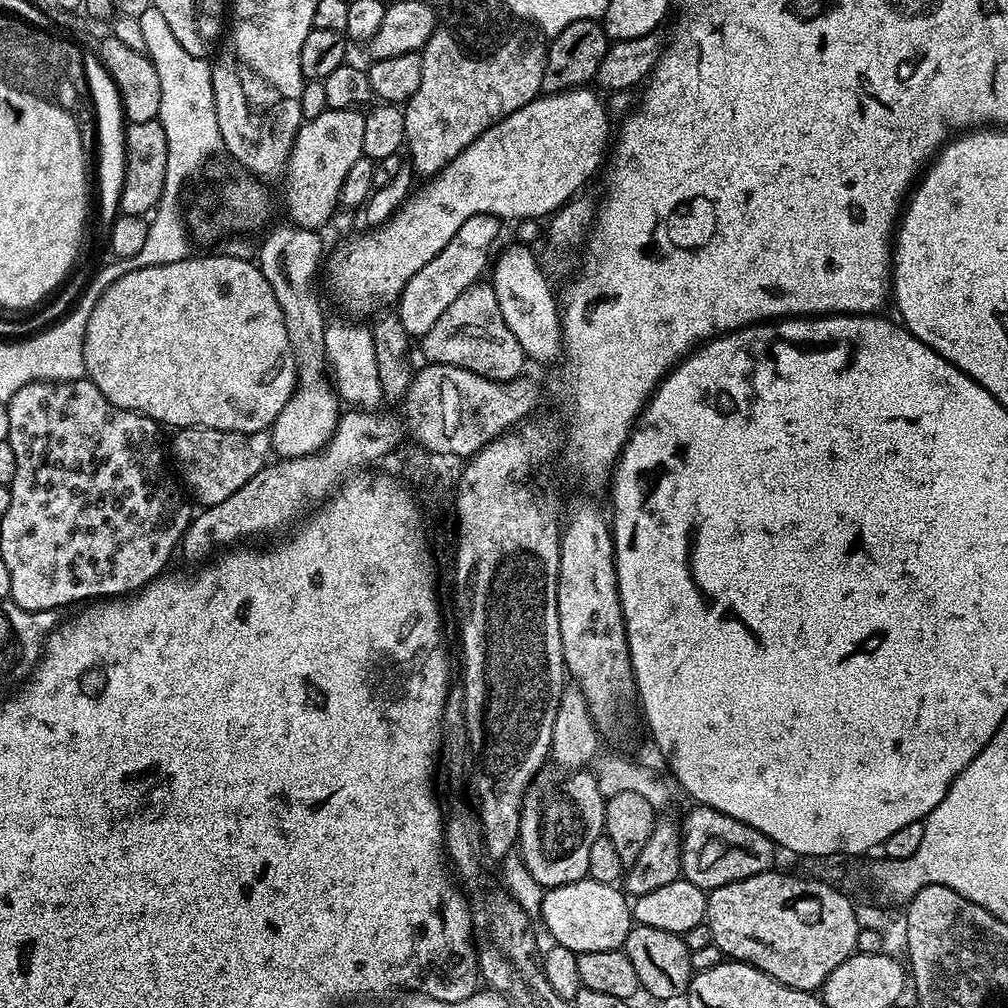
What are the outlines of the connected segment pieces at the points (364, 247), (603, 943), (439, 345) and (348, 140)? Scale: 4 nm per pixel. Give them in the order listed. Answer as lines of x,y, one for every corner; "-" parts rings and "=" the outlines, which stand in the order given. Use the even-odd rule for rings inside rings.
581,86
579,88
567,88
565,92
549,92
541,94
535,100
531,100
526,106
522,106
518,110
514,110
514,114
510,114
506,118
502,118
494,126
490,126
490,130
486,130
474,142
470,142
470,146
466,146
466,150
462,150
462,154
458,154
458,158
454,158
448,165
446,165
441,172
437,172
435,176
431,177
427,182
415,189
399,209
384,224
379,227
371,229
372,236
352,236
332,257
329,255
328,260
328,284
330,287
340,291
340,300
344,303
344,308
349,312
349,317
356,318
360,316
371,317
373,314
379,313
381,310
387,309
389,306
395,305
403,288
410,278
422,270
424,266
438,253
443,250
455,232
468,218
473,218
474,215
486,214
494,215
500,218
501,221
507,220
536,220
539,216
543,218
551,217
553,212
557,212
559,208
564,207
577,195
576,192
596,171
601,171
602,165
606,160
606,153
610,148
610,136
608,140
608,118
610,112
606,107
605,97
600,97
599,91
591,92
591,87
=
589,878
547,889
543,893
539,919
544,920
555,943
577,954
590,950
623,949
634,926
629,897
615,884
=
477,282
439,315
434,326
430,327
419,341
424,351
424,360
430,364
458,366
474,374
482,374
491,380
514,380
526,363
526,355
518,339
510,332
499,310
495,291
488,282
=
329,108
328,111
318,114
318,118
313,120
304,120
300,125
298,134
294,138
294,146
292,153
288,159
288,167
284,169
282,183
284,183
284,204
288,207
291,223
295,224
298,228
311,228
313,230
323,229
323,224
327,222
332,216
332,211
337,211
340,202
340,190
342,182
346,180
346,174
350,170
350,166
354,166
354,162
358,162
358,158
364,155
362,150
362,142
366,138
366,122
364,121
364,112
355,108

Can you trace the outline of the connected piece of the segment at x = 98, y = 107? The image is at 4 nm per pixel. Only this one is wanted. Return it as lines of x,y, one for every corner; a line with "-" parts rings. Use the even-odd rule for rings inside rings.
92,53
84,60
83,81
88,85
88,98
92,107
92,116
96,122
96,172
94,168
94,176
98,178
98,206
104,225
111,225
119,213
120,198
122,186
125,184
125,130
126,121
124,111
121,106
121,96
118,94
118,88
114,85
113,79
110,78
109,72
102,66
99,57

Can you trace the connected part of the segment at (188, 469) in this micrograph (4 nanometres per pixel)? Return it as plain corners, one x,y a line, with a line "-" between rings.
182,428
173,436
176,437
172,440
172,448
170,444
171,463
174,468
176,463
175,471
183,487
200,506
226,502
234,490
246,486
254,474
261,472
273,455
272,437
267,431
223,432
209,428

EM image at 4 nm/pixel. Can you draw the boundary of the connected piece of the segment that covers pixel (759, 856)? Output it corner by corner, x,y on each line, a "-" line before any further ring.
696,806
693,809
693,812
682,820
680,870
683,879
694,882
694,886
699,888
711,890
726,886
730,882
757,876
773,867
772,859
778,855
778,849
766,834
713,808

